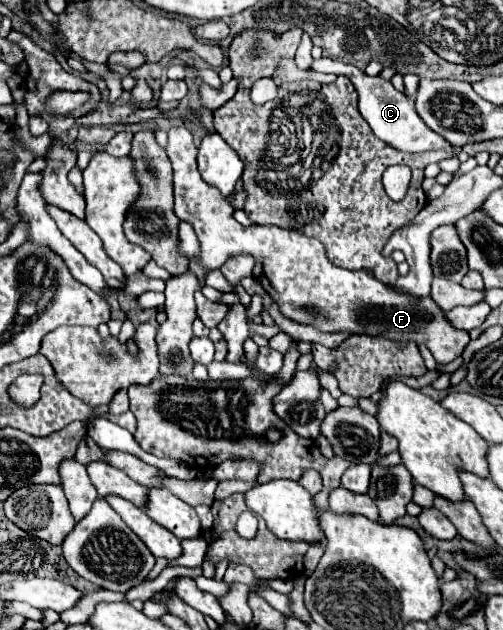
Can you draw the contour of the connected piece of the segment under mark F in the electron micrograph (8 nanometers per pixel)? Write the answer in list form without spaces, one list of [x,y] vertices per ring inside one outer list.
[[[177,126],[169,128],[167,136],[165,152],[173,164],[175,214],[179,220],[189,222],[199,238],[201,258],[191,260],[191,272],[197,276],[201,286],[205,286],[205,276],[211,270],[221,268],[221,264],[231,256],[251,254],[255,258],[253,276],[279,304],[281,314],[299,324],[311,324],[325,332],[351,330],[357,334],[385,336],[397,342],[413,340],[417,344],[427,344],[439,364],[449,364],[463,354],[469,344],[469,334],[455,330],[431,298],[417,300],[415,296],[401,294],[387,284],[381,284],[367,270],[351,272],[331,264],[325,254],[325,246],[317,238],[277,226],[243,228],[233,218],[233,208],[223,194],[201,178],[197,170],[197,148],[191,132]]]

